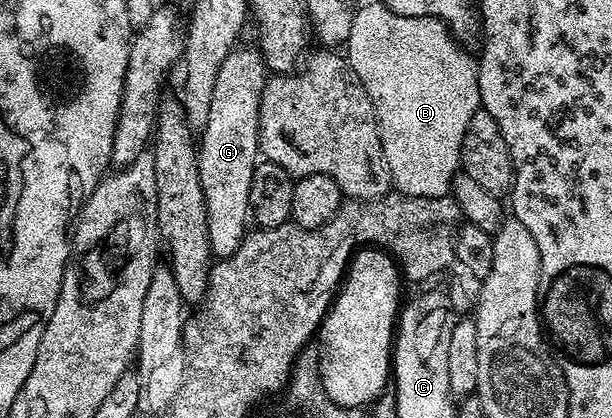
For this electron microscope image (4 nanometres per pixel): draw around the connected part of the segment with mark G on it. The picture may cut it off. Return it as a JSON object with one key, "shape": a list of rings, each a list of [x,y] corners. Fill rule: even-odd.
{"shape":[[[236,46],[230,51],[220,66],[220,74],[216,74],[208,122],[200,129],[200,139],[196,144],[200,186],[204,190],[208,210],[210,251],[218,258],[236,254],[248,234],[246,220],[248,224],[251,219],[252,174],[260,160],[260,102],[266,89],[268,69],[257,47],[242,47]]]}

